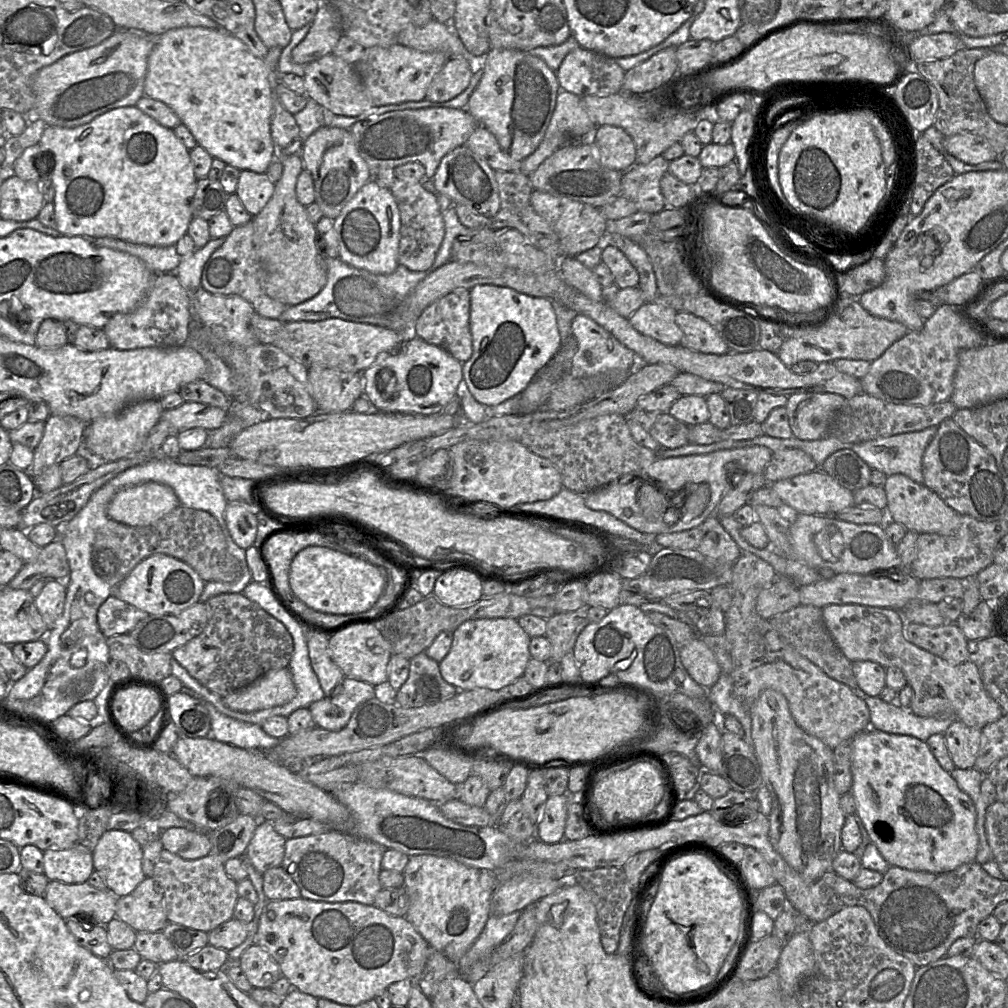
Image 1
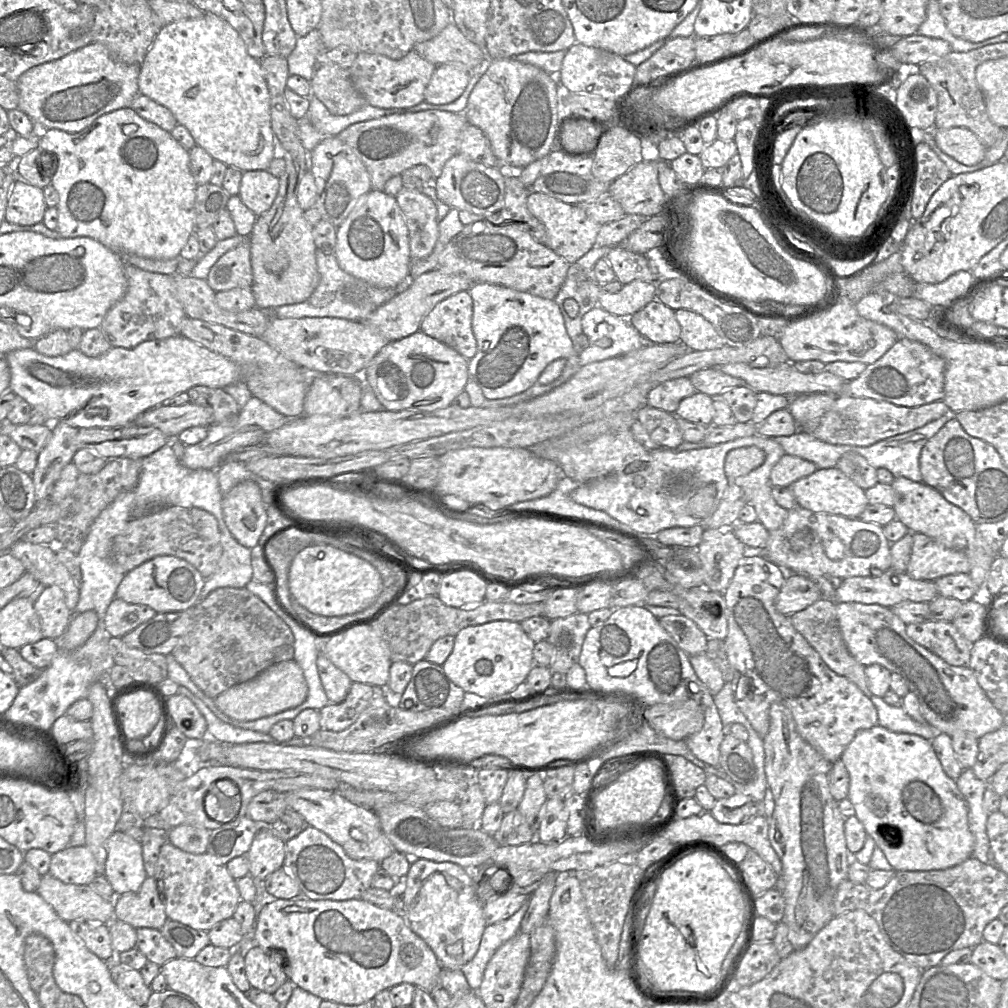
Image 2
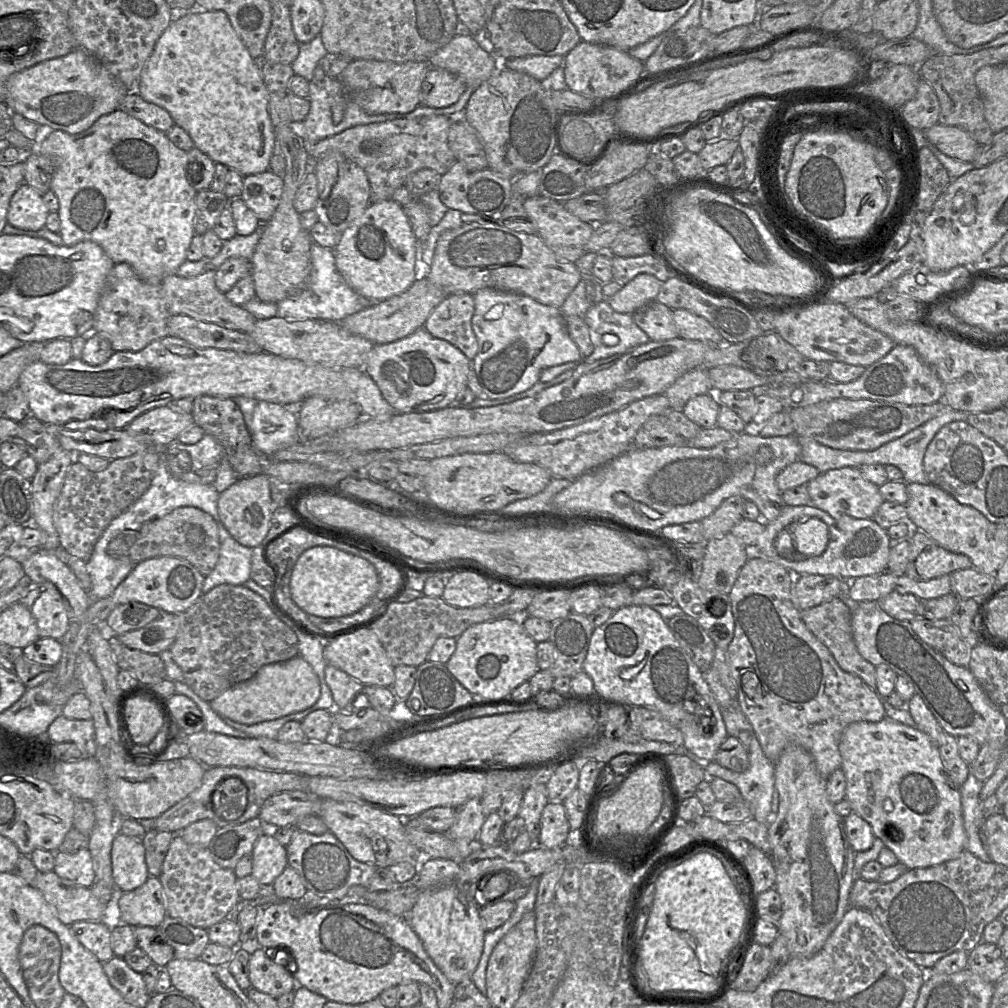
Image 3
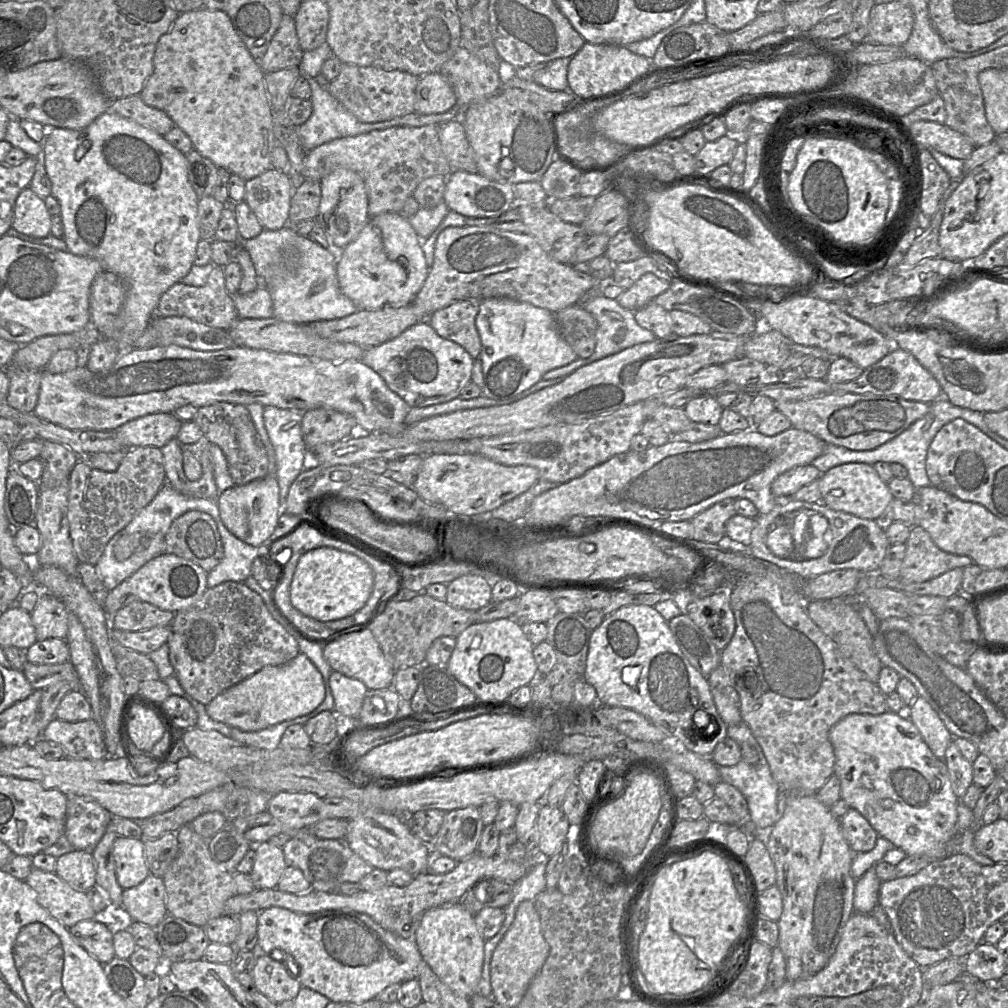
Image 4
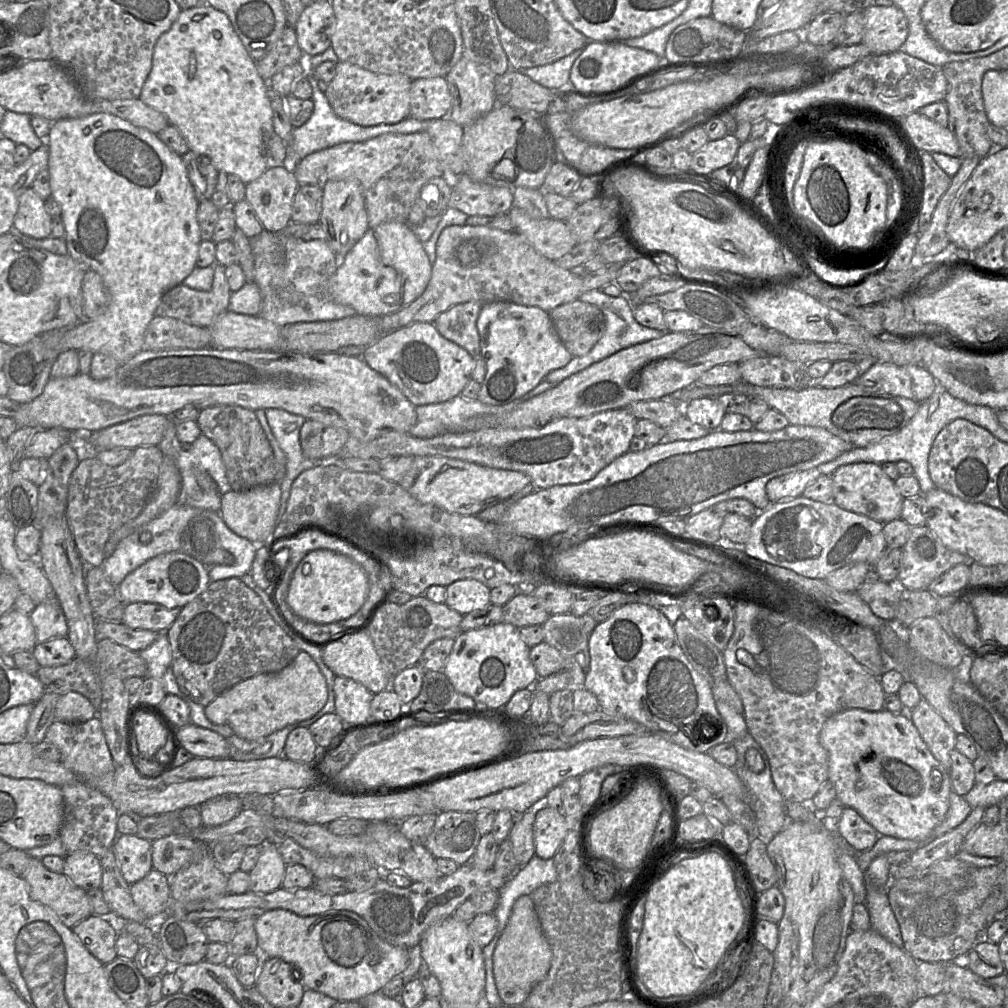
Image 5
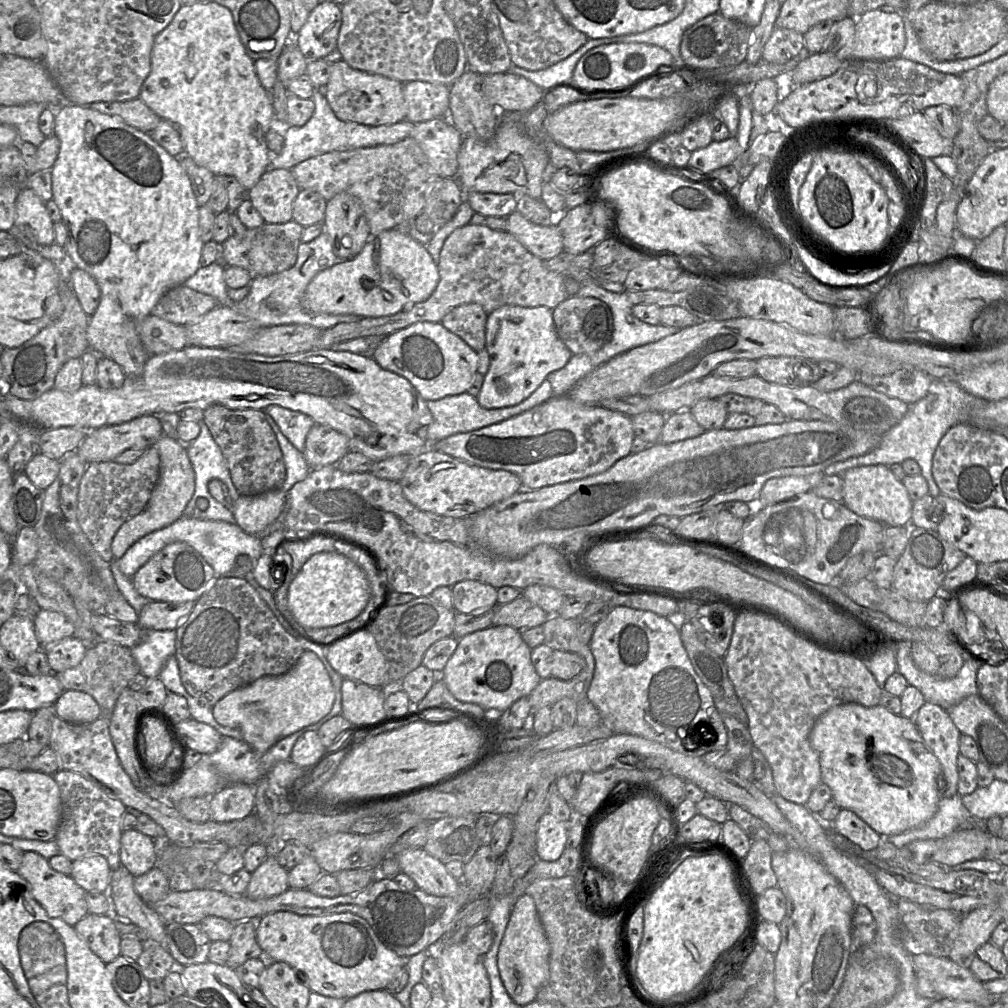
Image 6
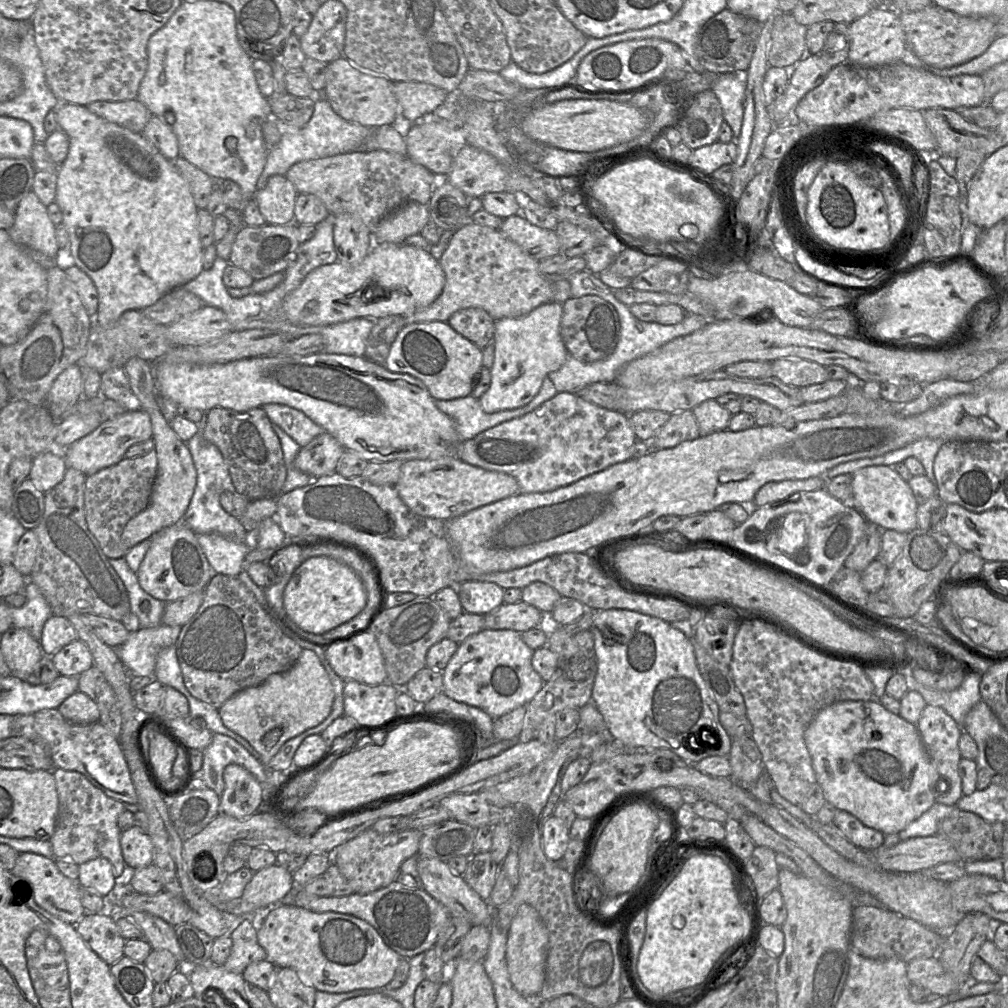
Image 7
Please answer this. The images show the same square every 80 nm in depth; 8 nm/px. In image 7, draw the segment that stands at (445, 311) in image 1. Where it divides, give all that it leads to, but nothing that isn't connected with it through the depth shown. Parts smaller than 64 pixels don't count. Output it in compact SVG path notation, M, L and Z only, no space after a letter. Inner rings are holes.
M481 308L459 310L447 321L456 332L482 350L493 341L495 322L496 320Z

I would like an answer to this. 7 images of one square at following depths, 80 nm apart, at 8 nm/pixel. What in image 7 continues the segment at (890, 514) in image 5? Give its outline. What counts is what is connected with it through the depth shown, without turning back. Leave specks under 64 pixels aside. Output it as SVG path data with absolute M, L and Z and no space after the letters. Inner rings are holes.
M874 465L863 467L853 473L852 505L869 523L880 529L908 533L916 528L918 503L908 484L891 466Z

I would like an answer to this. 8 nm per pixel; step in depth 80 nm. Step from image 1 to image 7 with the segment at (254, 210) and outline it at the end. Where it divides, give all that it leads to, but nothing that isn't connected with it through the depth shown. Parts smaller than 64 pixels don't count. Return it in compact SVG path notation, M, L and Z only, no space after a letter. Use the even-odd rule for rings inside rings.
M286 175L269 177L266 185L254 196L267 224L294 223L294 207L298 192Z

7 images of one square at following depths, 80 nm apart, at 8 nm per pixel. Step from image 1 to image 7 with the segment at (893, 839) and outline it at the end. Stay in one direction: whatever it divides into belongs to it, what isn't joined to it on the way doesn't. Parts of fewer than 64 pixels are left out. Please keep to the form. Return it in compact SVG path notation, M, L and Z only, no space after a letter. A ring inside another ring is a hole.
M879 700L838 701L822 708L806 728L804 740L825 800L884 835L898 834L935 803L935 786L941 776L926 751L916 724L888 711Z

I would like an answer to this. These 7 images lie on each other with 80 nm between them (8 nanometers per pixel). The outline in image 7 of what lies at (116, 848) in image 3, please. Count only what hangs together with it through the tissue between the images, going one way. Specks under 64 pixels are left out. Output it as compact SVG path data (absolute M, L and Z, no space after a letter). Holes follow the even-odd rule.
M132 826L120 835L123 859L129 870L146 867L153 863L153 844L147 832Z

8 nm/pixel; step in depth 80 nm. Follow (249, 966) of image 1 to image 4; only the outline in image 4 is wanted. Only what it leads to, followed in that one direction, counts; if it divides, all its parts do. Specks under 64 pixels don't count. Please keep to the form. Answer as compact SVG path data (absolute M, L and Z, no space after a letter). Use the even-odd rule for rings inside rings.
M260 955L252 971L253 986L275 1004L294 1000L302 987L297 979L291 978L293 974L289 965L284 963L286 969L285 965L268 955Z

